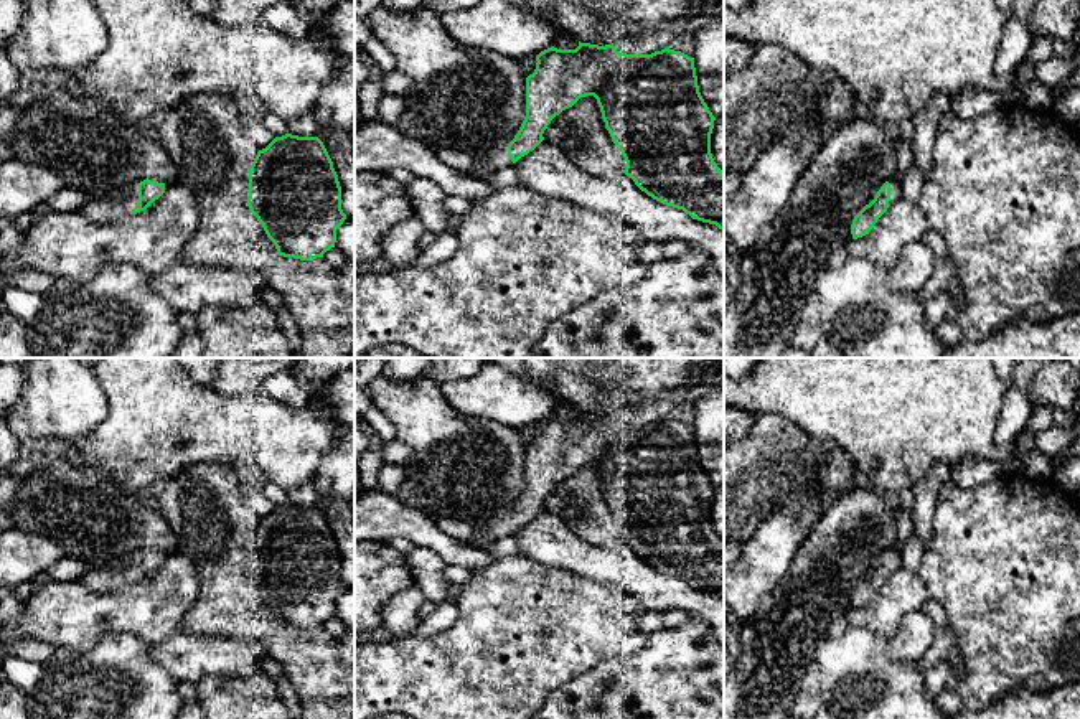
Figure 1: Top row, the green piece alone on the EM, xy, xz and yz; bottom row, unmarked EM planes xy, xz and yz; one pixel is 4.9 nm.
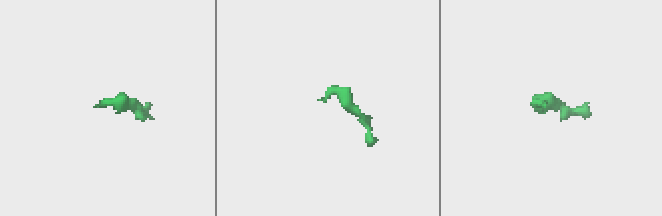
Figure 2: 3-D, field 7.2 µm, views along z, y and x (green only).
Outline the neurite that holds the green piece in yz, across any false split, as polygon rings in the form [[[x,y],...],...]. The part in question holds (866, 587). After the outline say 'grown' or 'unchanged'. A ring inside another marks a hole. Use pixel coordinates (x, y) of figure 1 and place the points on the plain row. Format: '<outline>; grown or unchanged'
[[[897,547],[885,551],[874,569],[866,574],[852,589],[851,604],[852,609],[869,604],[877,589],[887,580],[887,577],[902,566],[902,557]]]; grown

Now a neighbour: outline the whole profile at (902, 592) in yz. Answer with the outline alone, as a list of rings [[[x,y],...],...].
[[[900,566],[866,605],[846,613],[848,625],[866,628],[890,640],[900,628],[902,620],[910,612],[922,610],[928,599],[930,592],[922,576],[910,574]]]

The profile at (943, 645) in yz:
[[[948,623],[945,627],[938,627],[927,655],[915,663],[917,670],[927,673],[938,661],[948,660],[955,653],[956,643],[956,632]]]

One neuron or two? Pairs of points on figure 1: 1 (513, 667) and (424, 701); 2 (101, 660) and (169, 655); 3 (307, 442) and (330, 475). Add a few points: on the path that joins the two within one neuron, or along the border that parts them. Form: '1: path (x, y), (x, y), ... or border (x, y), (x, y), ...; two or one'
1: path (492, 670), (478, 683), (446, 683); one
2: border (150, 645), (150, 655), (177, 681); two
3: border (337, 436), (312, 480); two

